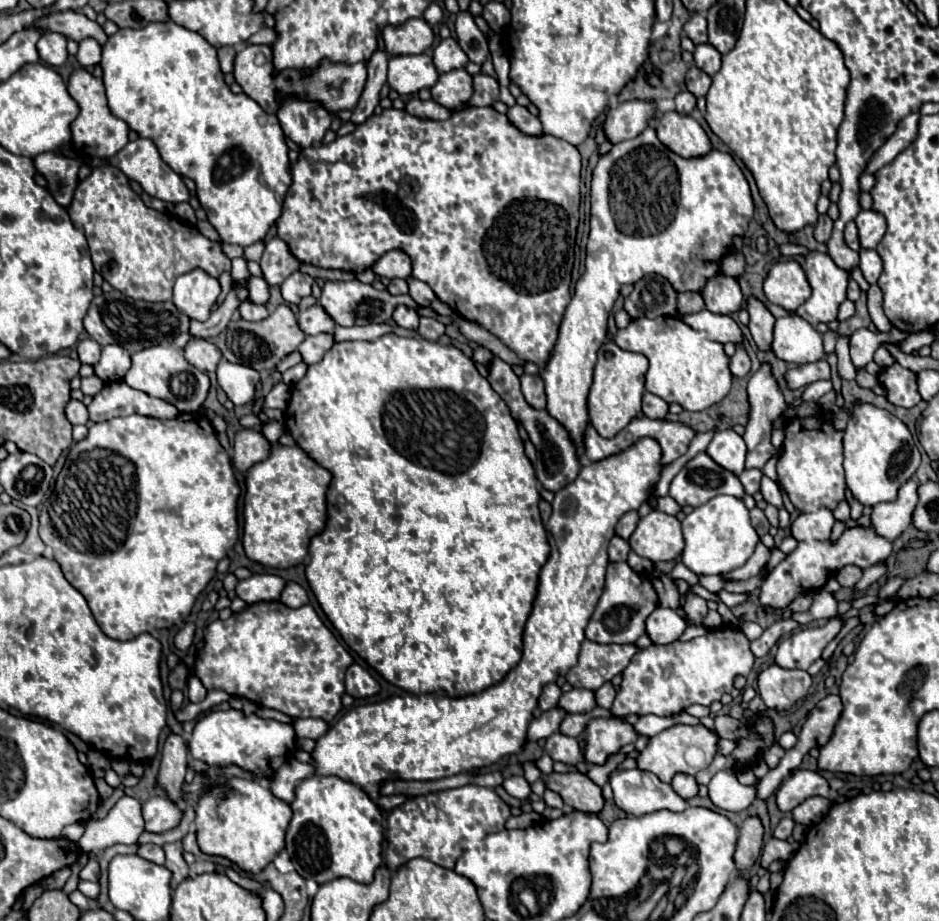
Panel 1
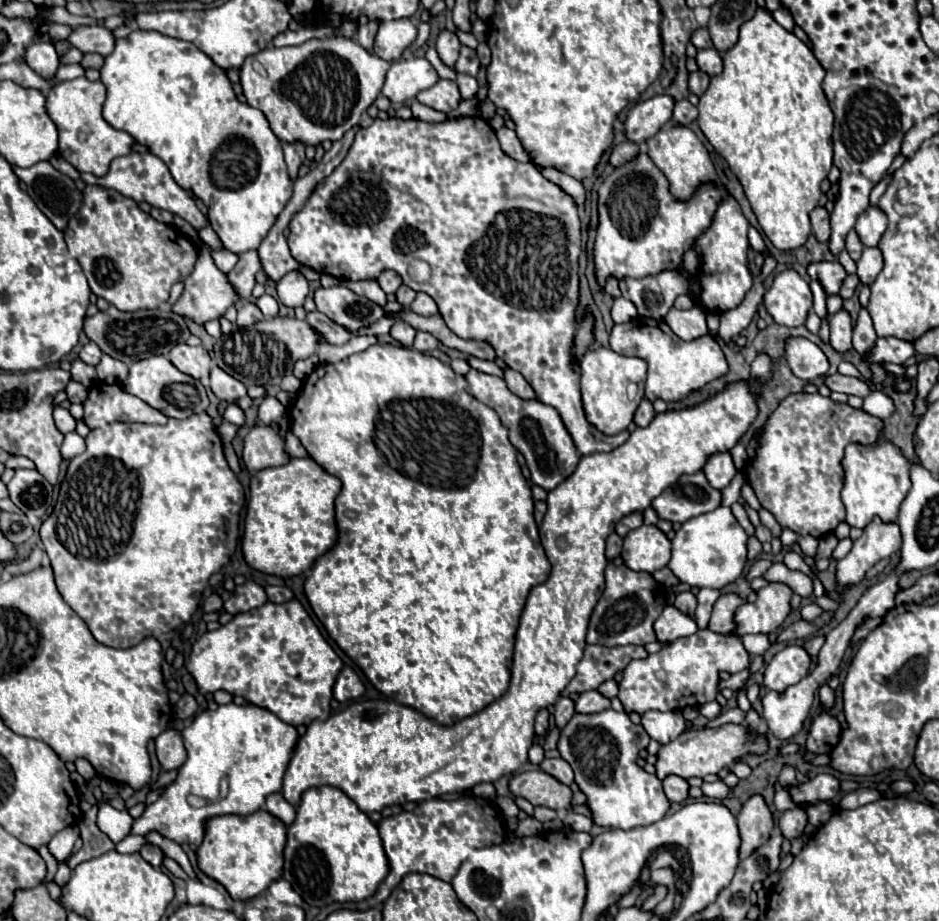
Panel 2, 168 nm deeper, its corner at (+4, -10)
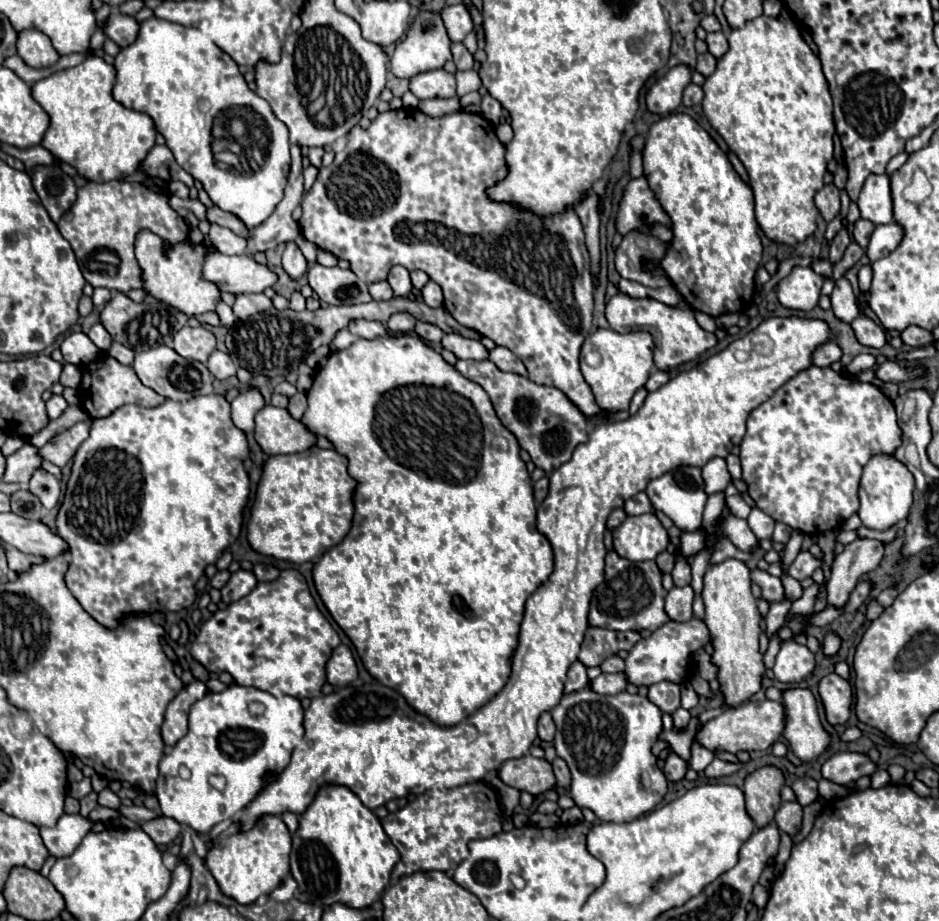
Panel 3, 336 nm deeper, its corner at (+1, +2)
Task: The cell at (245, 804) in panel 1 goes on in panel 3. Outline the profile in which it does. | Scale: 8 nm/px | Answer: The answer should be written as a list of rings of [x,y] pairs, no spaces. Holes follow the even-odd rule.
[[[264,816],[248,832],[240,832],[238,824],[230,824],[214,838],[214,848],[206,856],[206,866],[226,896],[234,898],[238,904],[252,904],[260,896],[268,896],[290,874],[290,846],[290,832],[280,816]]]

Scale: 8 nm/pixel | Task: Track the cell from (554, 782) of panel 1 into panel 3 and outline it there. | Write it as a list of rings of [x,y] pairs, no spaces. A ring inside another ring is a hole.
[[[526,754],[516,760],[506,760],[498,768],[498,778],[518,790],[526,790],[532,796],[544,794],[556,786],[552,766],[544,758]]]

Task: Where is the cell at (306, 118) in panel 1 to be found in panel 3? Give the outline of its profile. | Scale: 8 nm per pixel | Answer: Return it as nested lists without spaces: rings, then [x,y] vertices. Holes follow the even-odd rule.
[[[292,146],[292,170],[290,170],[286,194],[284,194],[282,202],[276,206],[276,210],[272,212],[272,216],[264,224],[260,224],[260,226],[250,230],[250,238],[248,238],[248,254],[250,256],[254,256],[256,252],[266,252],[268,248],[276,248],[278,244],[294,241],[299,246],[308,264],[316,263],[318,247],[305,239],[300,228],[298,228],[298,222],[292,218],[294,208],[302,202],[302,194],[304,194],[304,188],[302,188],[302,156],[300,156],[300,146]]]

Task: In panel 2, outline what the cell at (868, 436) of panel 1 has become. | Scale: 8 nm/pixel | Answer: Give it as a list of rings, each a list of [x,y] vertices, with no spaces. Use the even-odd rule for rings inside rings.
[[[875,440],[873,444],[849,444],[845,448],[845,456],[841,462],[845,470],[845,484],[843,484],[843,504],[847,508],[847,524],[865,528],[873,516],[879,516],[883,522],[897,520],[897,512],[901,502],[905,500],[911,480],[911,462],[907,456],[891,442],[891,440]]]

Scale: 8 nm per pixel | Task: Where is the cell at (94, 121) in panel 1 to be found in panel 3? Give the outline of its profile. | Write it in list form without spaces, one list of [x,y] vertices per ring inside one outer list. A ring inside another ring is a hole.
[[[90,56],[76,68],[54,72],[32,84],[32,98],[50,116],[50,126],[40,144],[56,160],[74,166],[82,178],[98,184],[120,180],[138,170],[158,134],[148,114],[114,100],[114,82],[116,68],[98,56]]]

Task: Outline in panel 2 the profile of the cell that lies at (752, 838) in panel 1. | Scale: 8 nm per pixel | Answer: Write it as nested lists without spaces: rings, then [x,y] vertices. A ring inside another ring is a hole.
[[[751,796],[743,804],[743,808],[737,816],[737,826],[739,826],[739,834],[741,834],[739,858],[745,860],[755,852],[755,848],[759,848],[761,844],[765,844],[769,840],[771,830],[773,830],[771,812],[765,806],[761,796]]]

